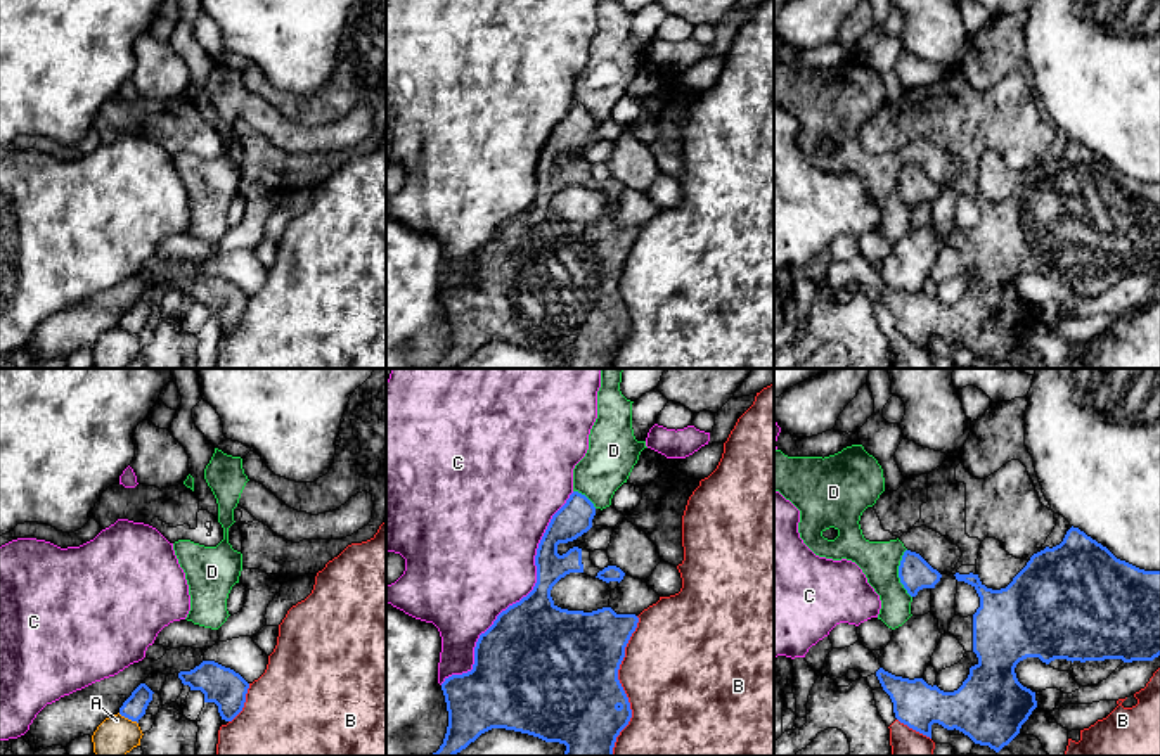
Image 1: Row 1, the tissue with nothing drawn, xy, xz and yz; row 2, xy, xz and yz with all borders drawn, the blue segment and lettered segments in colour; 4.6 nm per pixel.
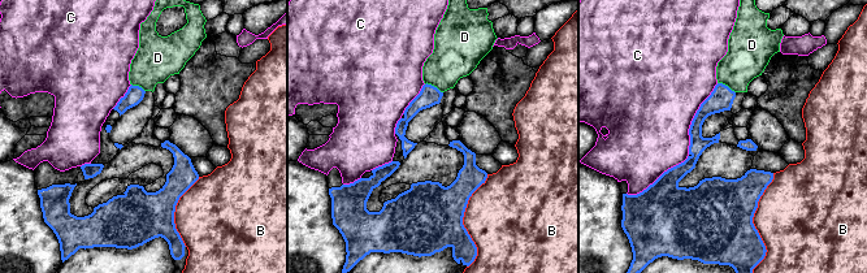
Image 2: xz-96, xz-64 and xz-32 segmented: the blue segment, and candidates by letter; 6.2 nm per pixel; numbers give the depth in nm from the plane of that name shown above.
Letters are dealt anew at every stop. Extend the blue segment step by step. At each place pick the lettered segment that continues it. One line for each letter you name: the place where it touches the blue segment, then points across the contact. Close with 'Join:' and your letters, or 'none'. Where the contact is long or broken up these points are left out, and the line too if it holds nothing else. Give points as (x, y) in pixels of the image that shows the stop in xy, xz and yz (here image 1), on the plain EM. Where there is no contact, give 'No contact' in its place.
Join: none

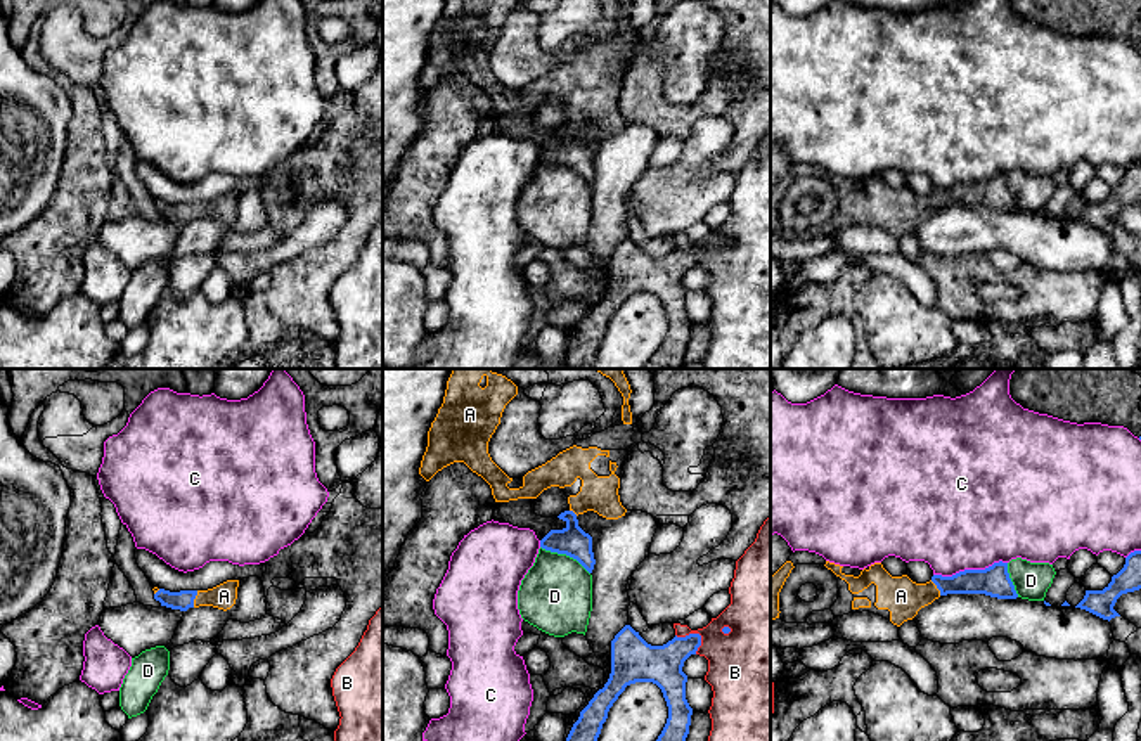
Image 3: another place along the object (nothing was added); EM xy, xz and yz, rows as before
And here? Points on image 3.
A: Touches blue at xy (194, 210). Path across: xy (184, 212), (194, 210), (224, 208)
Join: A

